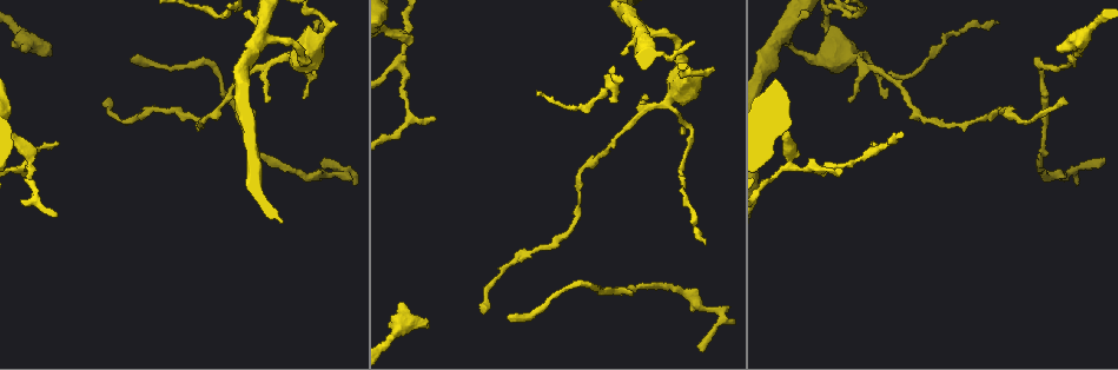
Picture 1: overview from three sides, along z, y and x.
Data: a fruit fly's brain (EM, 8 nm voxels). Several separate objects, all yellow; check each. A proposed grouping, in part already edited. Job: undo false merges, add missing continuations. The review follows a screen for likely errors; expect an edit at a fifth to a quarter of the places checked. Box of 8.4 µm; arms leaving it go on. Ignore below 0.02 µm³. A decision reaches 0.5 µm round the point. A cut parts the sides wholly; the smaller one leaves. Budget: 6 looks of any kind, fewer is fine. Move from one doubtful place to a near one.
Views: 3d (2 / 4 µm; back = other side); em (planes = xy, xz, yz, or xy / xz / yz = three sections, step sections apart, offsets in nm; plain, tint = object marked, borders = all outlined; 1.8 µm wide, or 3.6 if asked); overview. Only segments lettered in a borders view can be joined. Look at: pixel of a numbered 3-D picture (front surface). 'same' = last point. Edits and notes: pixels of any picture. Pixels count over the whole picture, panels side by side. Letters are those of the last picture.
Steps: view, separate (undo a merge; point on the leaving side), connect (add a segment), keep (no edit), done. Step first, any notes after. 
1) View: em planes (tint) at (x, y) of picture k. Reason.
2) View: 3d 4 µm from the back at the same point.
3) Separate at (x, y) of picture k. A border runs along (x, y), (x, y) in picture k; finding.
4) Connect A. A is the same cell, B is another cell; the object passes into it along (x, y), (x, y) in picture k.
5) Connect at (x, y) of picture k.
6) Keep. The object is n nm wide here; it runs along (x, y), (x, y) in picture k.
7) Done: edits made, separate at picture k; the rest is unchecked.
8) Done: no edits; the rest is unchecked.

View: em xz step 8 (tint) at (998, 23) of picture 1. Thin end.

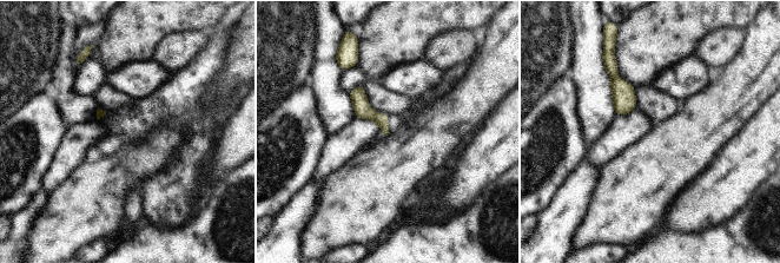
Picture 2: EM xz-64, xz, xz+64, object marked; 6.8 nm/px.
View: em planes (borders) at the same point.

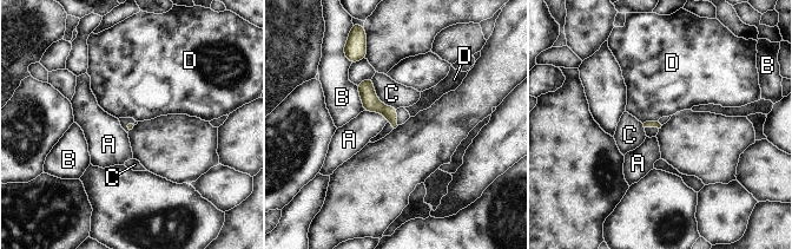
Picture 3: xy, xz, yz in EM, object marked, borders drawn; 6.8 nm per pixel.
Keep. A, B, C and D are other cells; no lettered segment goes on from it.

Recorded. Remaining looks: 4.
View: em xz step 8 (tint) at (1064, 105) of picture 1. An open end.

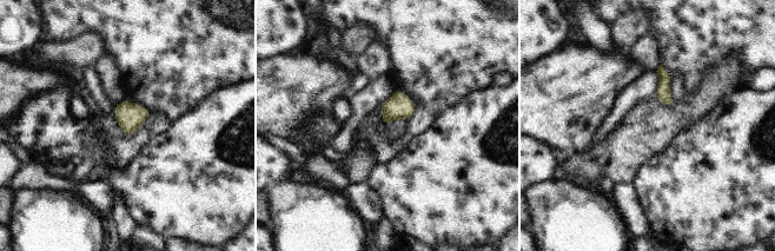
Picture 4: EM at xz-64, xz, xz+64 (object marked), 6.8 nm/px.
View: em planes (borders) at the same point.

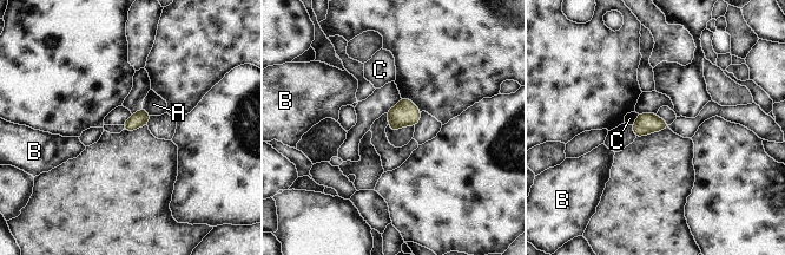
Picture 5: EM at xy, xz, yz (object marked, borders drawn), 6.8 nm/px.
Keep. The longest contact is with C, 100 nm; A, B and C are other cells; a border runs along (638, 113), (632, 125) in picture 5; no lettered segment goes on from it.

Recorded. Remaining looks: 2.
View: em xz step 4 (borders) at (47, 56) of picture 1. Free end.

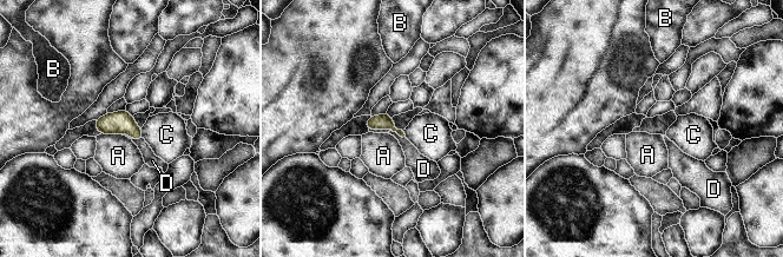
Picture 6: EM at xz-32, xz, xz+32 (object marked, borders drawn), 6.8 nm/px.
Connect D. D is the same cell, A, B and C are other cells; the object passes into it along (122, 122), (132, 138), (150, 158) in picture 6; it goes on there.

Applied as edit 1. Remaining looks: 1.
Done: edits made, connect at picture 6; the rest is unchecked.

